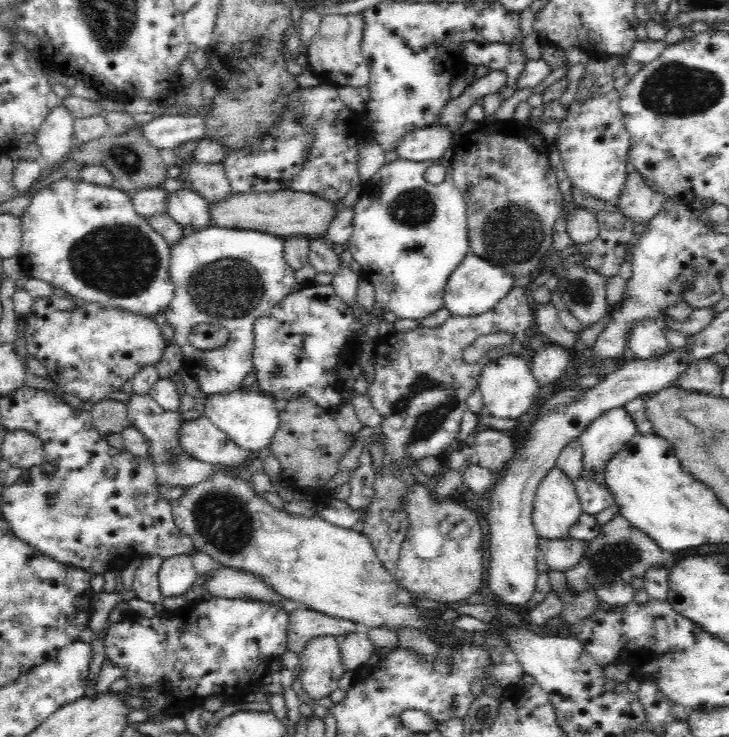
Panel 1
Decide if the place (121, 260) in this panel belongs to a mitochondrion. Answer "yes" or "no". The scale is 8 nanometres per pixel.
yes

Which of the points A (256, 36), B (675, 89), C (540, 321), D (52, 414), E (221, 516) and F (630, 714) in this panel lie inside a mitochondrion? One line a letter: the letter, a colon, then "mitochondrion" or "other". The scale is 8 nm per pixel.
A: mitochondrion
B: mitochondrion
C: other
D: other
E: mitochondrion
F: other

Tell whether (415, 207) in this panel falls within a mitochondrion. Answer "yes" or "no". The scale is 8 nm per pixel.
yes

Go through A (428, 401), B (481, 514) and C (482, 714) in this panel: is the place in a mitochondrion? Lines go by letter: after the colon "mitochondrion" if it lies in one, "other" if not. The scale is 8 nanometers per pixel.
A: mitochondrion
B: other
C: mitochondrion

